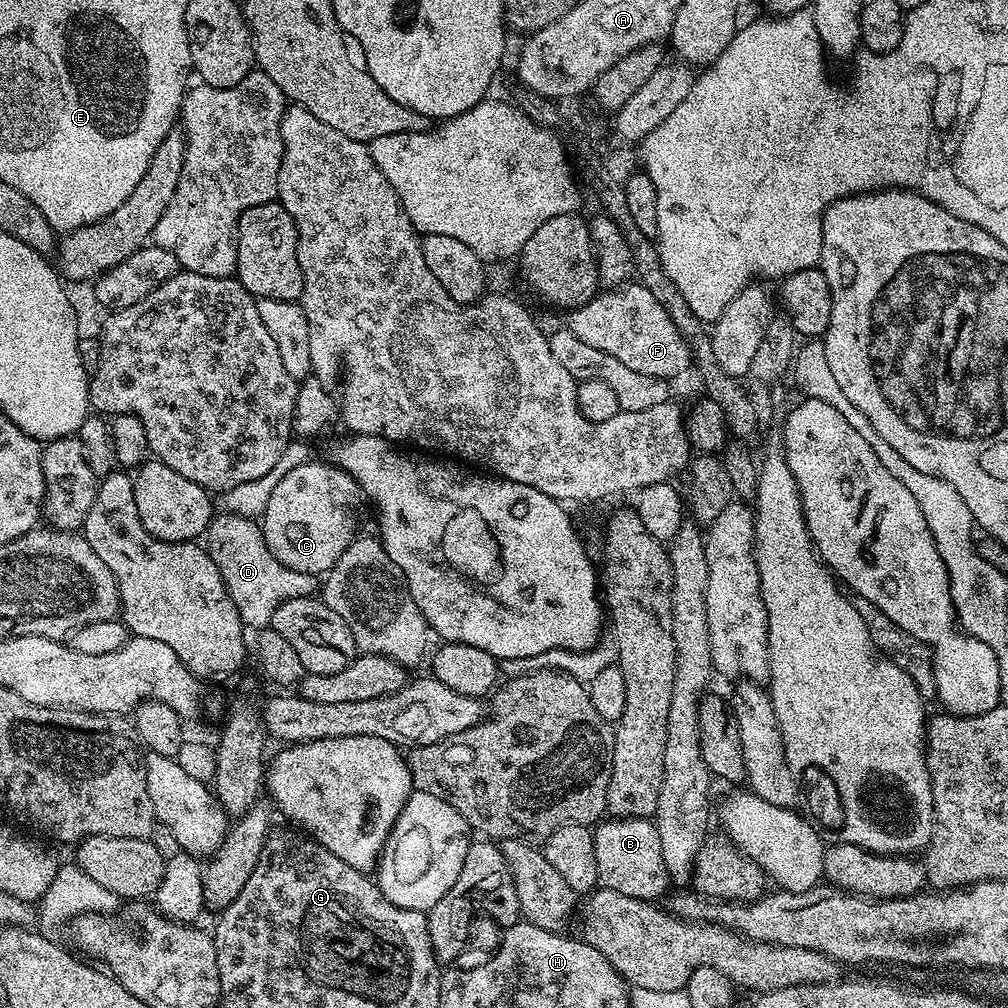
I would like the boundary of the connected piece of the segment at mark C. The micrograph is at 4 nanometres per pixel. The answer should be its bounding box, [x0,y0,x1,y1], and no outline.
[262,462,362,574]

